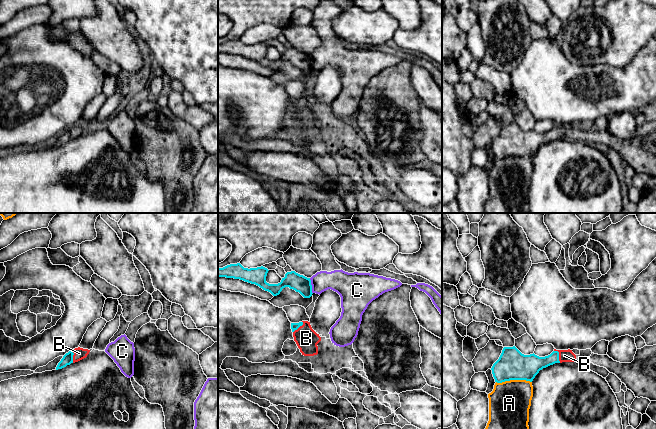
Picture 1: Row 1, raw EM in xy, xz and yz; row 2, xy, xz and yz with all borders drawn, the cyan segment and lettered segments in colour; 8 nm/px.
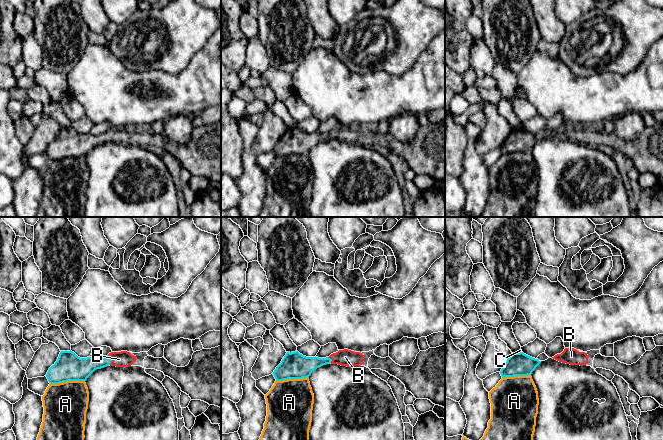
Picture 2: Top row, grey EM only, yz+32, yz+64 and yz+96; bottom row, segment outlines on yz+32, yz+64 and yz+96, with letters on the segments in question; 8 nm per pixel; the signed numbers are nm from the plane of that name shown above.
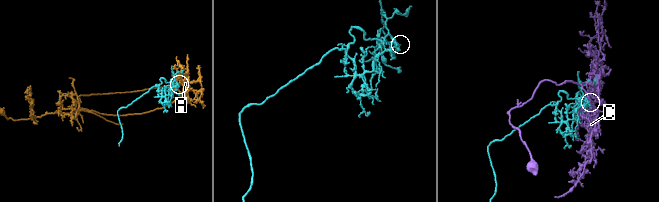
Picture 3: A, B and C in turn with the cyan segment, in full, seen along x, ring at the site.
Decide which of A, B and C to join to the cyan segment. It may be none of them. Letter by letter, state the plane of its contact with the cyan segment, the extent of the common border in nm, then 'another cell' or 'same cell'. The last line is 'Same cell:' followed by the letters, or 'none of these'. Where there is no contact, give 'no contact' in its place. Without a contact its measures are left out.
A: meets cyan in yz; contact 280 nm long; another cell
B: meets cyan in yz; contact 120 nm long; same cell
C: meets cyan in xz; contact 130 nm long; another cell
Same cell: B

